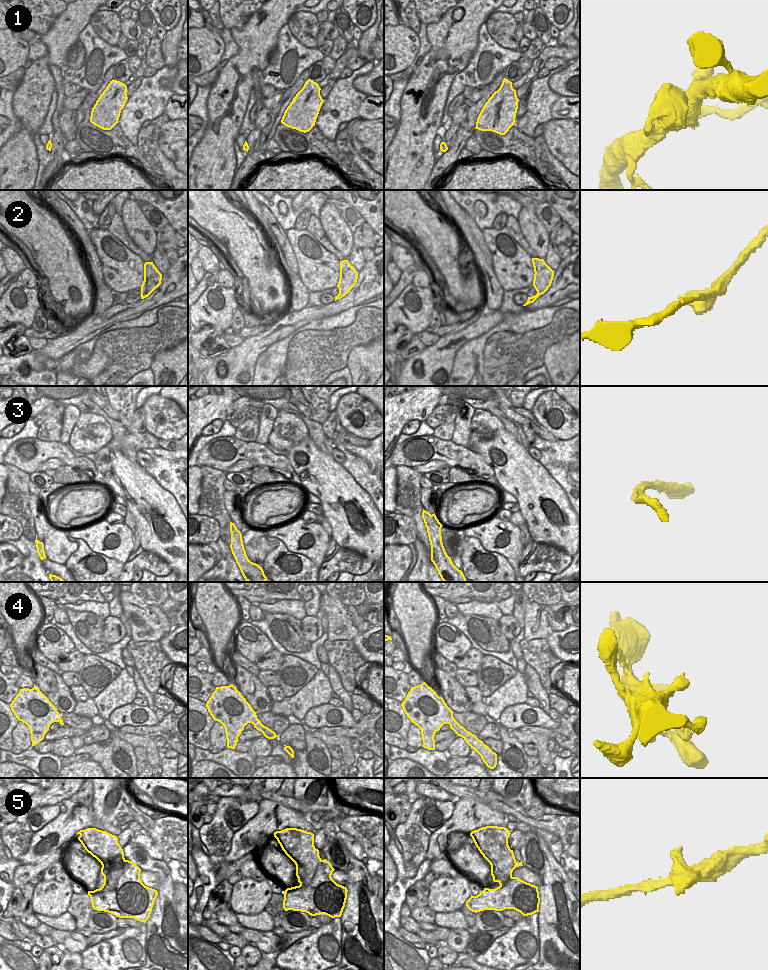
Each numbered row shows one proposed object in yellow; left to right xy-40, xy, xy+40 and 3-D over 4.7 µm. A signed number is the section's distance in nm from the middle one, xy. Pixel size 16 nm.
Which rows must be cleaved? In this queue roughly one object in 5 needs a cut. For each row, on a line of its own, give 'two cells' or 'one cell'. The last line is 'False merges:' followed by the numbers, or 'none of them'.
1: one cell
2: one cell
3: one cell
4: one cell
5: one cell
False merges: none of them

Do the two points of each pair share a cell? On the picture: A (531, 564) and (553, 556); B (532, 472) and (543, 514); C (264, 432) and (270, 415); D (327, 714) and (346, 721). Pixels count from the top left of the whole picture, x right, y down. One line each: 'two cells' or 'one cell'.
A: one cell
B: one cell
C: one cell
D: one cell

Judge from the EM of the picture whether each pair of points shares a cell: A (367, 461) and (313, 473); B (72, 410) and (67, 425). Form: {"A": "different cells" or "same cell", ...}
{"A": "different cells", "B": "same cell"}

